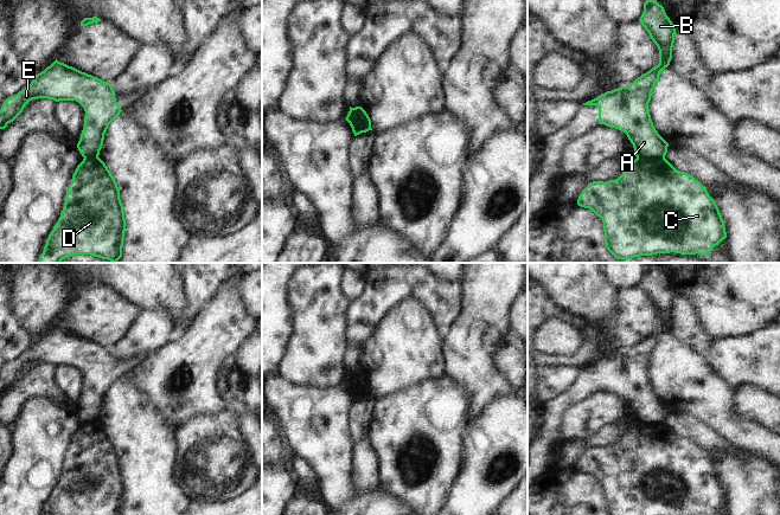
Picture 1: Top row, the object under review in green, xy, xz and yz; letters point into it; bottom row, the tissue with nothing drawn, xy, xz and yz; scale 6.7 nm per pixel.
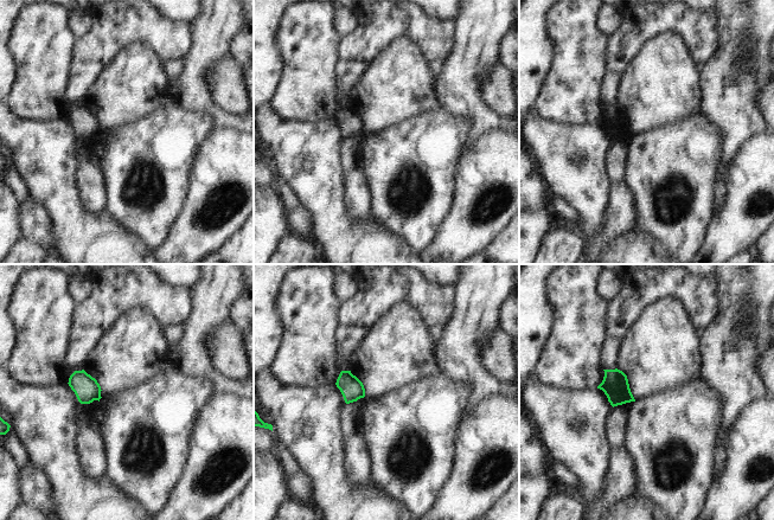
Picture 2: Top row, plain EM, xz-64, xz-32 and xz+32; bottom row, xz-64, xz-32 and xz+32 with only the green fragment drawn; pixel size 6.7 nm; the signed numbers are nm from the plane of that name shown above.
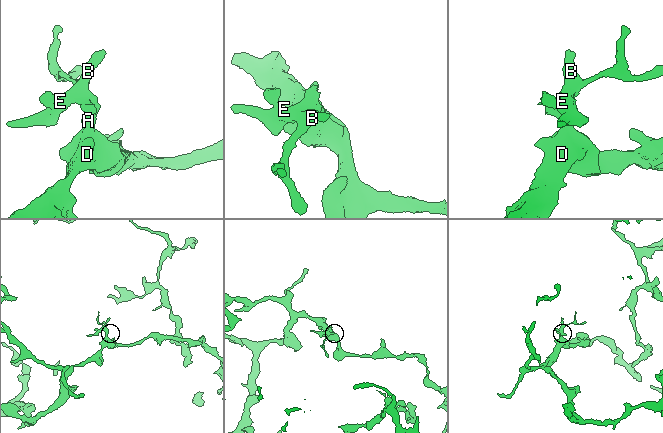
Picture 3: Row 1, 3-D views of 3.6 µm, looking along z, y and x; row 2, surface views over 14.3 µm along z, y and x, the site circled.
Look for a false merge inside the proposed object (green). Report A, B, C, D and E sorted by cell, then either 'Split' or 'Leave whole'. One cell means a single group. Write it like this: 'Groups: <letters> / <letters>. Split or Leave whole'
Groups: A B E / C D. Split

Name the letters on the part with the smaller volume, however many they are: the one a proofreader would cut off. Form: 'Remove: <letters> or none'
Remove: A, B, E

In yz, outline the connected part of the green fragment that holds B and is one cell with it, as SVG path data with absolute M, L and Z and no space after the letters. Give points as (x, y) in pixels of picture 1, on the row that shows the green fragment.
M646 0L639 21L659 50L659 64L628 86L601 94L583 105L597 105L599 123L624 131L637 157L661 160L665 159L669 143L656 130L648 103L660 72L672 59L676 28L657 0Z

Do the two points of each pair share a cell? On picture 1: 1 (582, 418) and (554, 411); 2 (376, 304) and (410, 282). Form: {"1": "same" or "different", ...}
{"1": "different", "2": "same"}

